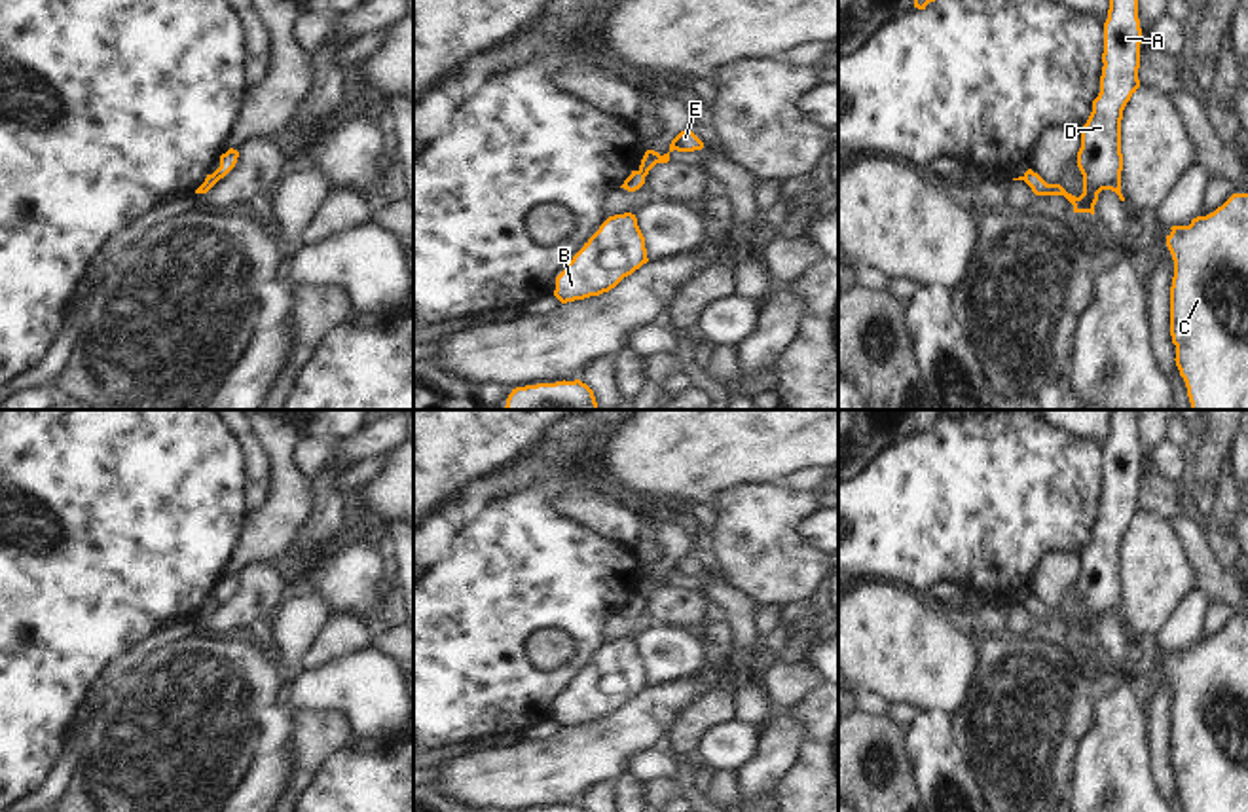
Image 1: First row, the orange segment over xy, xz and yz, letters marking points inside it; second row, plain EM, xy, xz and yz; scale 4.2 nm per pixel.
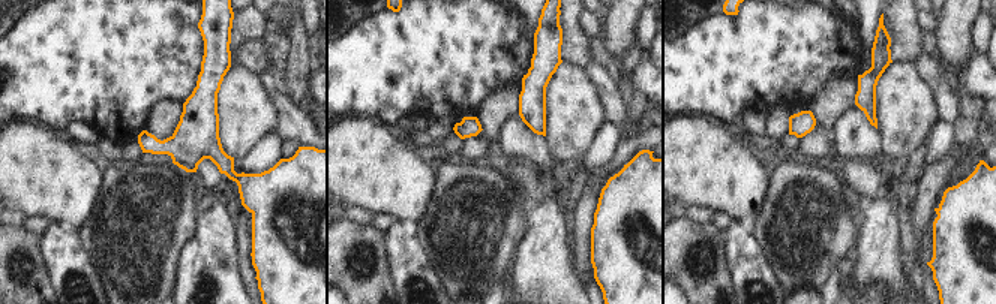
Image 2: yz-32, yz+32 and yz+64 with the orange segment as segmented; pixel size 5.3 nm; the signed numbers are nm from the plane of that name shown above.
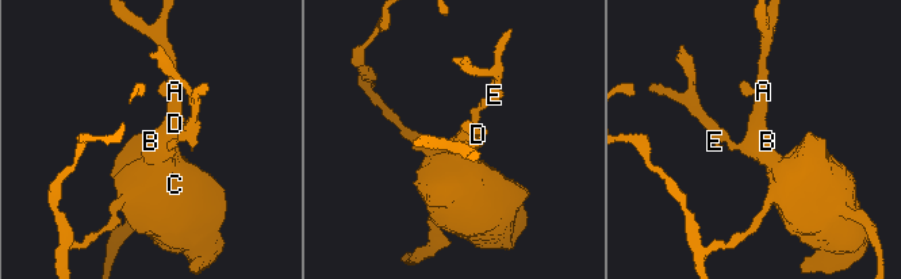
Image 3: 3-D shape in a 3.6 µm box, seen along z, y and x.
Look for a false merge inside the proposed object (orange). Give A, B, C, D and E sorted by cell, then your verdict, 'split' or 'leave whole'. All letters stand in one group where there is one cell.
A B C D / E; split

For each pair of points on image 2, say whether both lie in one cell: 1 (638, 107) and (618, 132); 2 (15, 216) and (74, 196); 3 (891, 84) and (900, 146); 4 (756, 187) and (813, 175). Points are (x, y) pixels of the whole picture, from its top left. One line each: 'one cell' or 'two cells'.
1: one cell
2: two cells
3: one cell
4: two cells

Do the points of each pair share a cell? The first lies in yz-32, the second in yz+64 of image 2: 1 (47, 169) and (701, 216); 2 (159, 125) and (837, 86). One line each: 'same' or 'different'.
1: different
2: same

